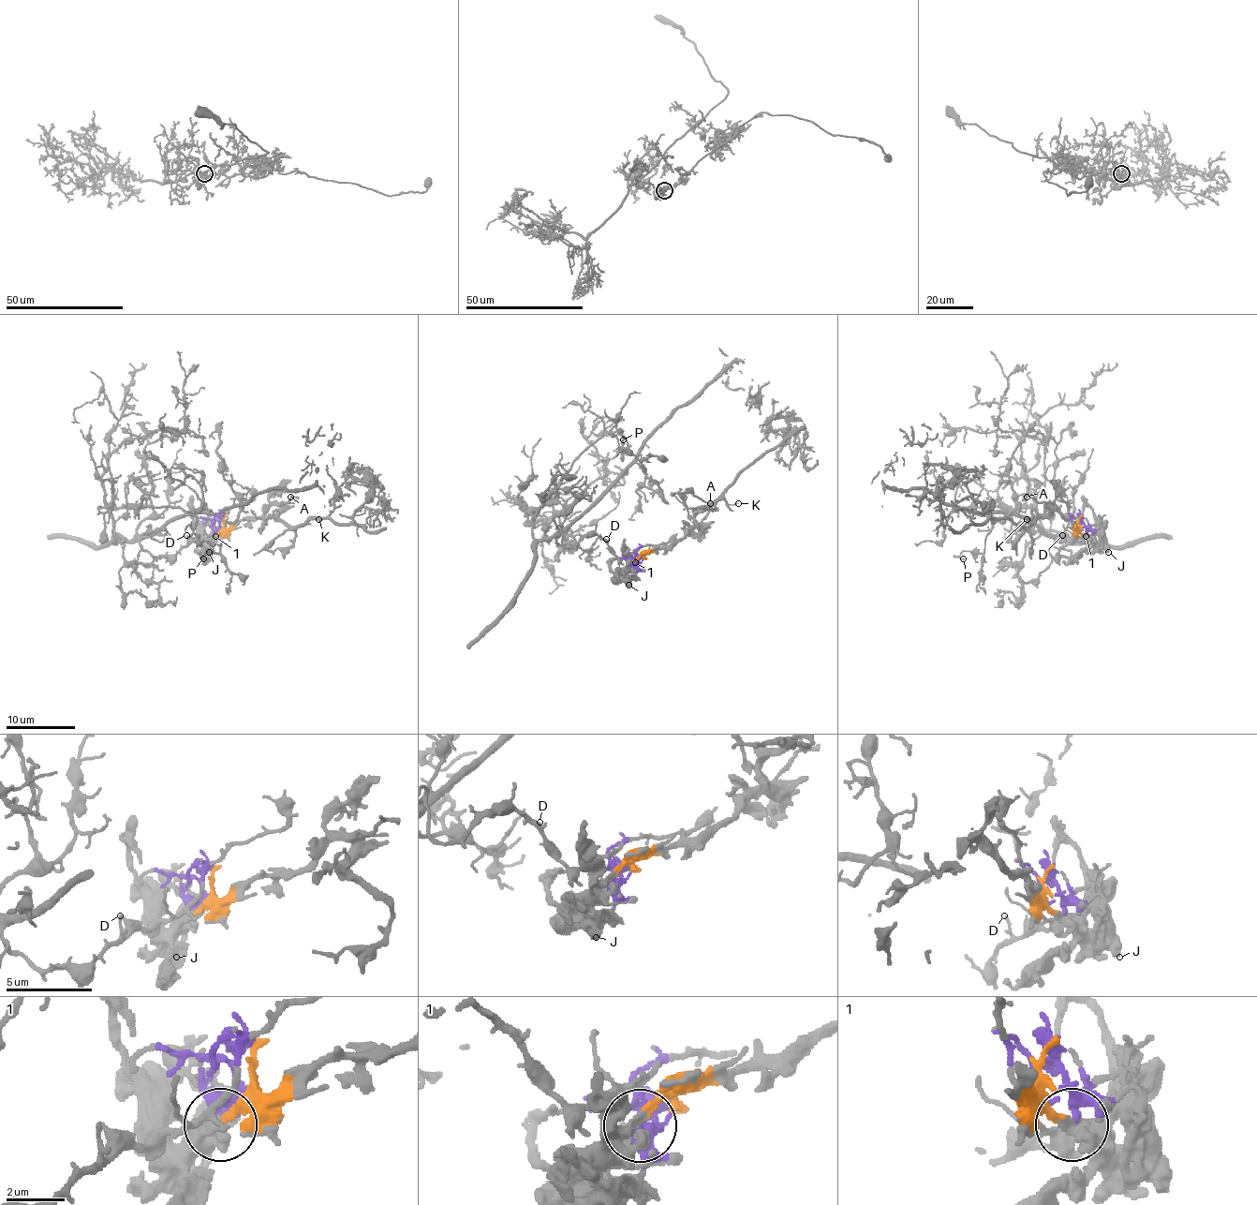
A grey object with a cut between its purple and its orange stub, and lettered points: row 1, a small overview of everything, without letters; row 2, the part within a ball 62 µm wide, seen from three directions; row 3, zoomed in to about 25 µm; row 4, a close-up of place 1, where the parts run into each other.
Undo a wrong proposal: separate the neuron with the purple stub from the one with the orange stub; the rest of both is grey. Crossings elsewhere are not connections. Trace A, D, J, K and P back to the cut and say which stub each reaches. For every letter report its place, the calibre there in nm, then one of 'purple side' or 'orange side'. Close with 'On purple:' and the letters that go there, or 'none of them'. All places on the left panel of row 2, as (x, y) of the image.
A: (290, 497) | 90 nm | orange side
D: (186, 535) | 120 nm | purple side
J: (209, 552) | 480 nm | orange side
K: (318, 519) | 130 nm | orange side
P: (203, 558) | 110 nm | purple side
On purple: D, P

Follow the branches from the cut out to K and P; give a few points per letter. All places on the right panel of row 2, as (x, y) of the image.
K: (1081, 515), (1076, 528), (1048, 505), (1046, 513), (1027, 526), (1022, 525), (1026, 519)
P: (1079, 515), (1081, 538), (1057, 554), (1068, 557), (1029, 521), (989, 513), (984, 550), (963, 550), (963, 559)

